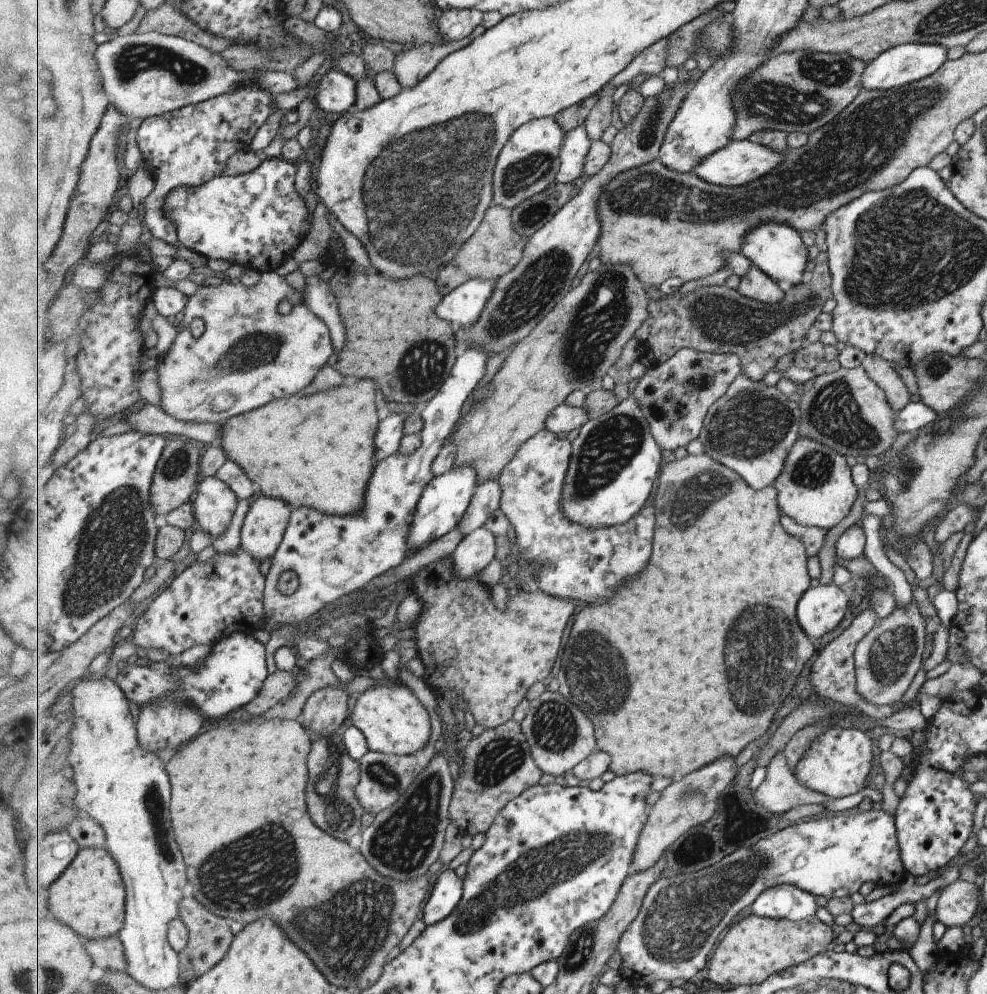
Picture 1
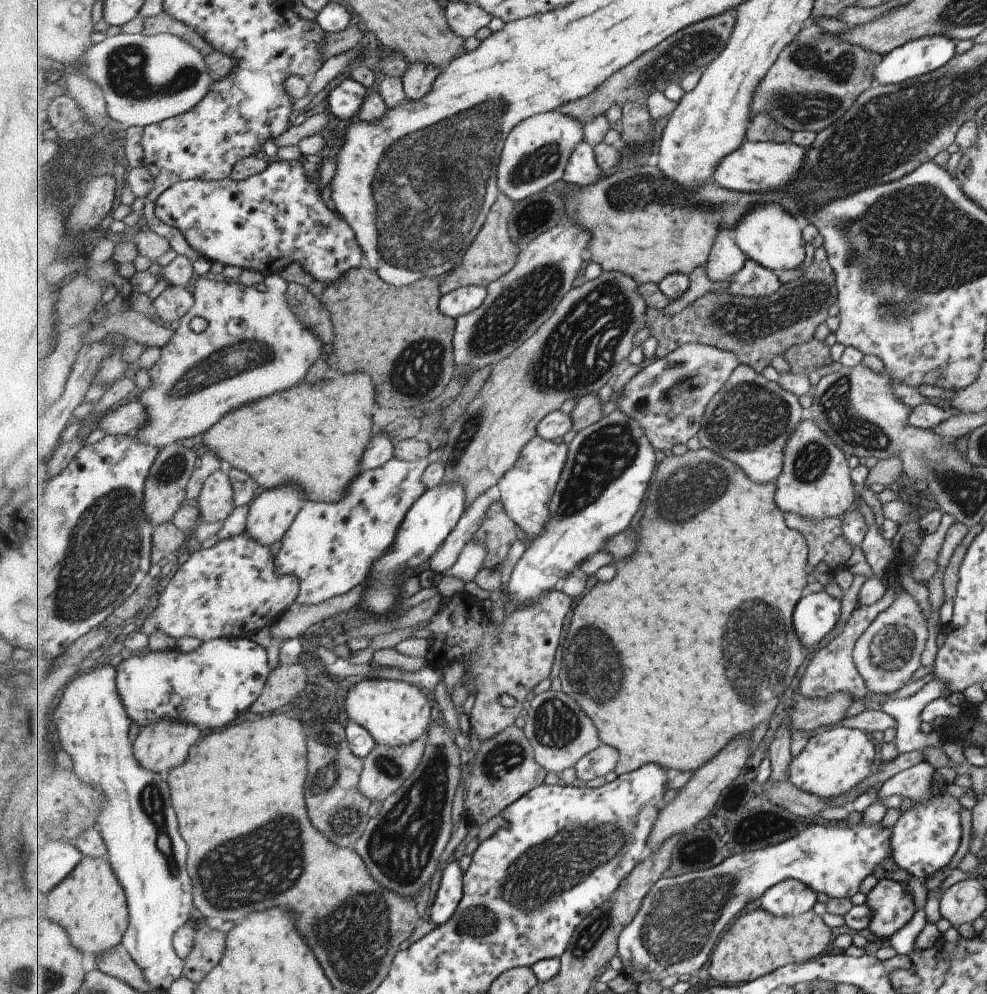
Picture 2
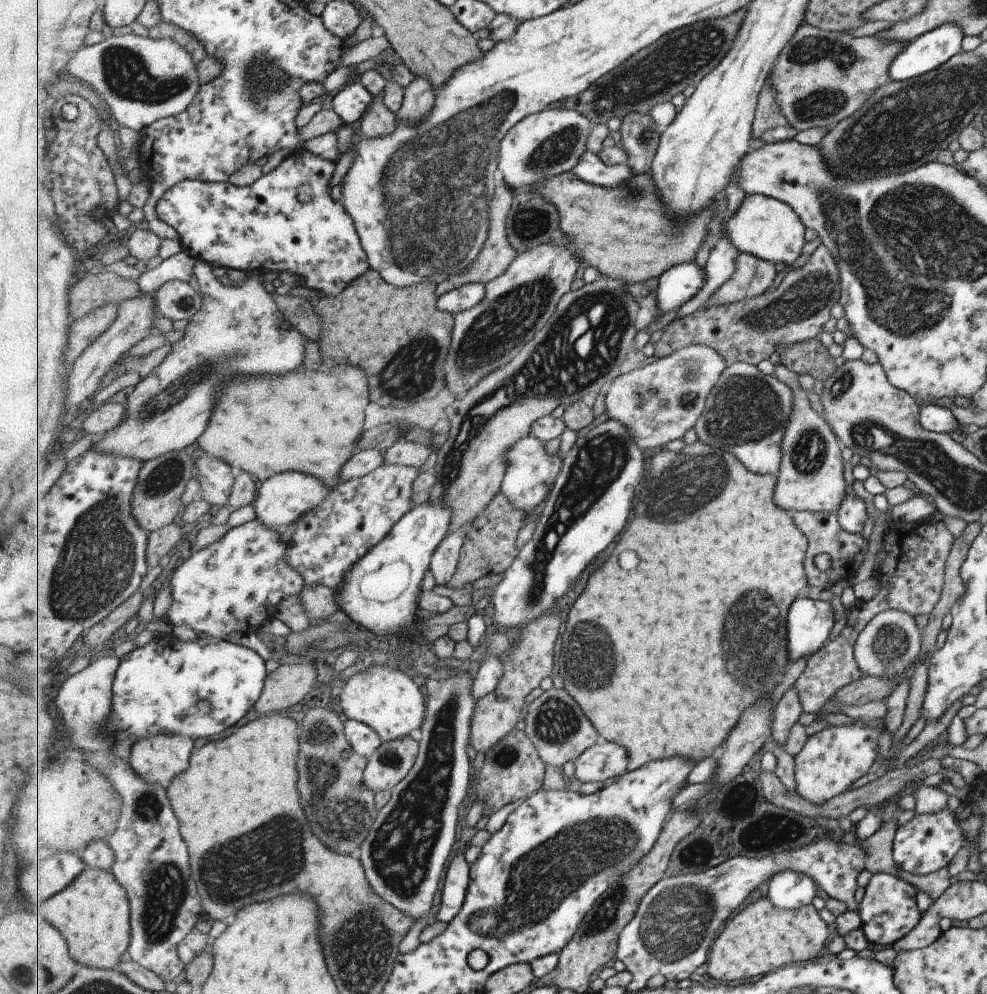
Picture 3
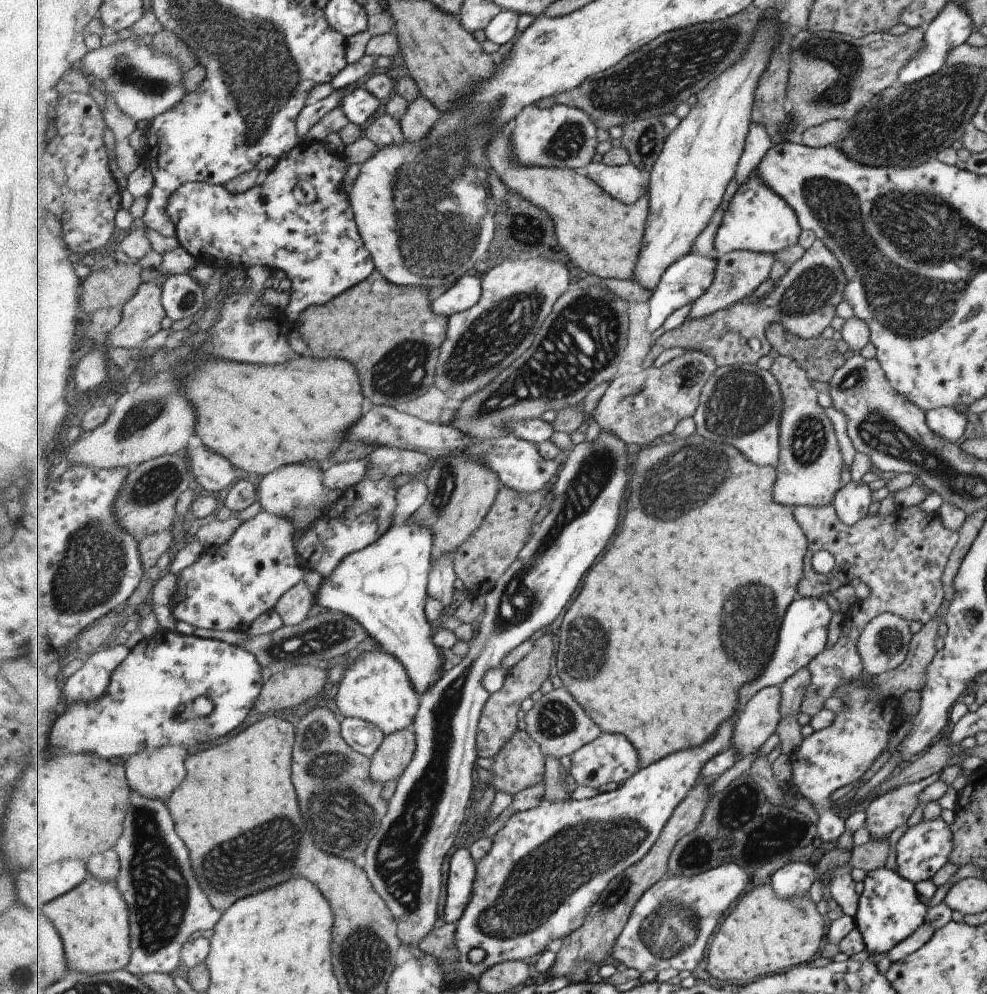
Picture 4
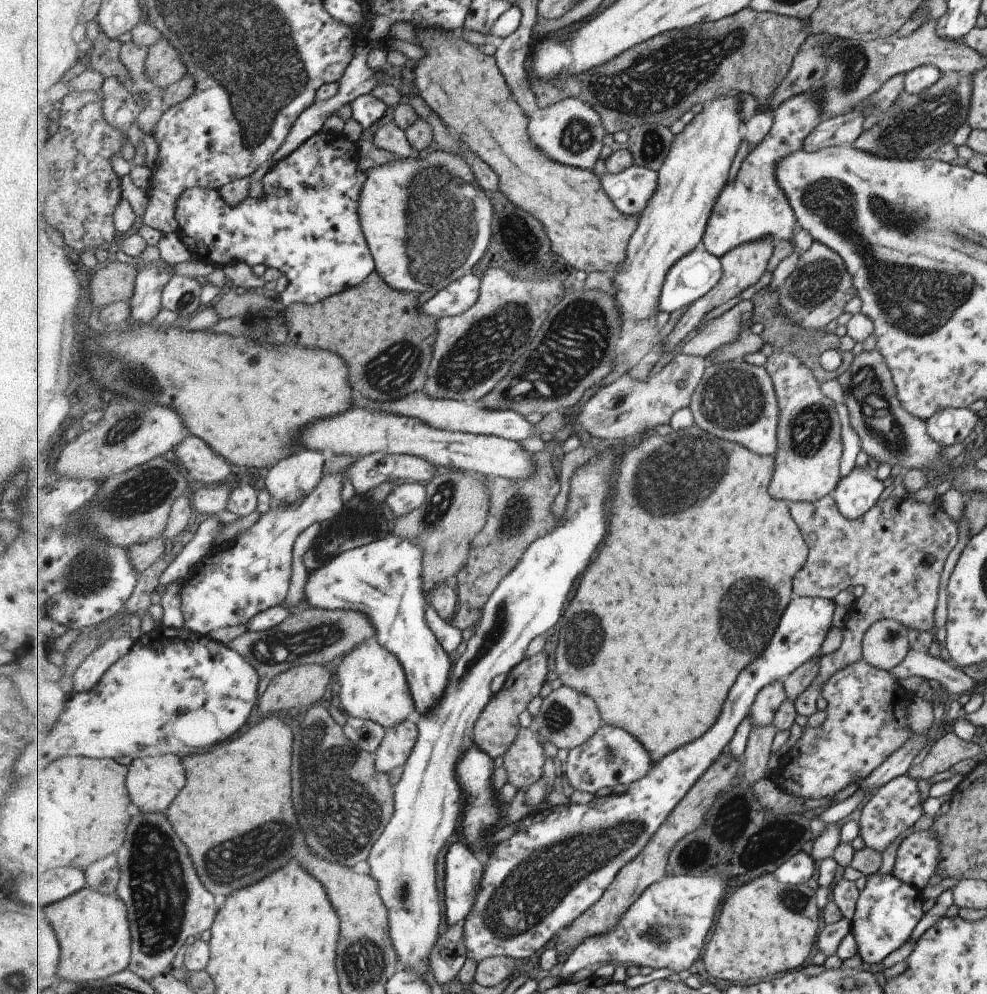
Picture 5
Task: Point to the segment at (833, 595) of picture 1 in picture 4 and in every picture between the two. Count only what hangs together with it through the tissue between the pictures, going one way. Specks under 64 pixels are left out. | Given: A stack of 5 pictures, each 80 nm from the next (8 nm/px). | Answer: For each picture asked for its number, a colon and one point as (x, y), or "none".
2: (815, 615)
3: (809, 621)
4: (802, 635)

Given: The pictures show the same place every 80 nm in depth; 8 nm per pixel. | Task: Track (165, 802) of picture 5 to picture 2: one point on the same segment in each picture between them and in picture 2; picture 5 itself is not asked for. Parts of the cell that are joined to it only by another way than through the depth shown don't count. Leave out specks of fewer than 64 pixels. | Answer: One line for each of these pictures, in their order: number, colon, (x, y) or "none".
2: (161, 747)
3: (159, 759)
4: (154, 774)

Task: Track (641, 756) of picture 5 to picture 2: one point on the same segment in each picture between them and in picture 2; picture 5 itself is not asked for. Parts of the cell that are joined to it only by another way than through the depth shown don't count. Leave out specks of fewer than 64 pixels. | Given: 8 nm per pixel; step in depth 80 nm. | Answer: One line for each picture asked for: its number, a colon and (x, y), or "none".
2: (600, 762)
3: (605, 760)
4: (612, 757)

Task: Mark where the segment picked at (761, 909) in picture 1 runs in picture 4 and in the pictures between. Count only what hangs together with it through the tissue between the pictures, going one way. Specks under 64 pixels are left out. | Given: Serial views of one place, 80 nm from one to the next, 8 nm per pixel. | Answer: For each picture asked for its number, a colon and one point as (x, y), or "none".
2: (790, 898)
3: (788, 891)
4: (794, 878)

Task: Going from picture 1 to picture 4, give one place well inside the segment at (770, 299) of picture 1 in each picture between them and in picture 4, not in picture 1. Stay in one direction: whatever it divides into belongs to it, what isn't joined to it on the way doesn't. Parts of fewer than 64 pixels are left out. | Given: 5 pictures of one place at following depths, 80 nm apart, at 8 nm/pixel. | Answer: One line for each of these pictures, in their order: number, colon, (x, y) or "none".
2: (755, 281)
3: (753, 277)
4: (740, 272)

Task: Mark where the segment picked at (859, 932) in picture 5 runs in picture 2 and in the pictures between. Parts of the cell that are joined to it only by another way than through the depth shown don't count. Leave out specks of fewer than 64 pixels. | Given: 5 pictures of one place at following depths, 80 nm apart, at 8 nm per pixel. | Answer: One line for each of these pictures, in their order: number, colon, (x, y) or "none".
2: (891, 908)
3: (888, 910)
4: (888, 910)

